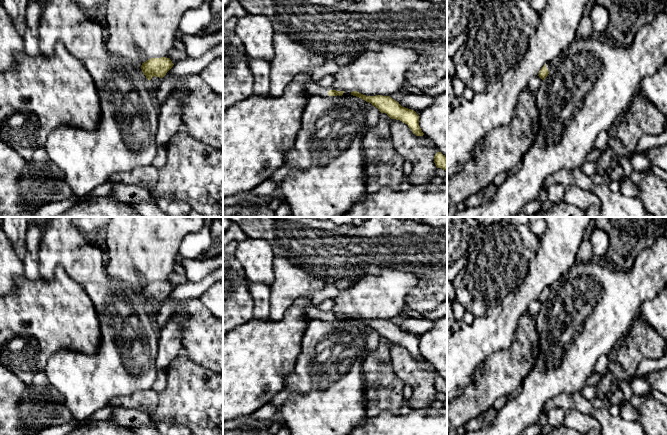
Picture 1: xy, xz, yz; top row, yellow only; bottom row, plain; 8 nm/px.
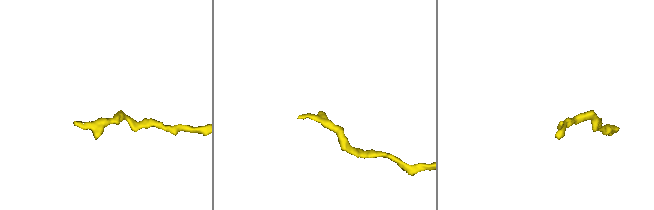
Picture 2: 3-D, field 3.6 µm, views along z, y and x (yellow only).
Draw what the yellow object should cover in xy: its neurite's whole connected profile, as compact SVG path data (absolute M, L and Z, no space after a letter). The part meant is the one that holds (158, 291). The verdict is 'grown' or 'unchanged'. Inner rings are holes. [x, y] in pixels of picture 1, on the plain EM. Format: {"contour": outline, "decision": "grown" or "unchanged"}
{"contour": "M151 282L142 287L141 293L146 302L150 305L154 300L163 302L173 289L170 282Z", "decision": "unchanged"}

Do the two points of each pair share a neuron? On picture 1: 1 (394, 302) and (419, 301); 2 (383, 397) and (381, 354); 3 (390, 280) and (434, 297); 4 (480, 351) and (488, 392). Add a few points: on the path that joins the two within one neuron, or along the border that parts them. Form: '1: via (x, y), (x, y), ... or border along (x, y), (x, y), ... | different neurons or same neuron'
1: border along (418, 283), (407, 294), (404, 303) | different neurons
2: via (382, 386), (377, 379), (377, 365) | same neuron
3: border along (419, 281), (407, 294), (404, 303) | different neurons
4: border along (502, 350), (491, 354), (476, 370), (469, 383) | different neurons

